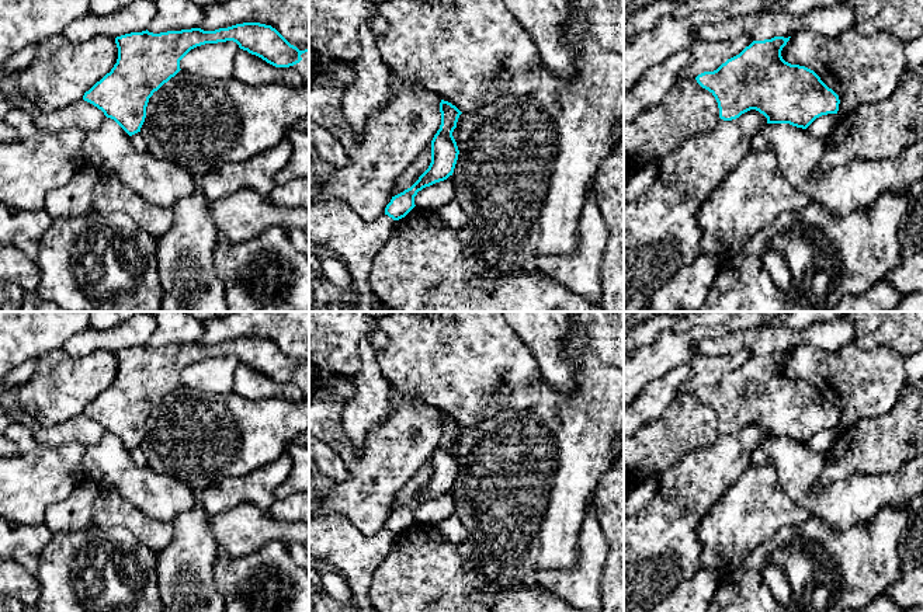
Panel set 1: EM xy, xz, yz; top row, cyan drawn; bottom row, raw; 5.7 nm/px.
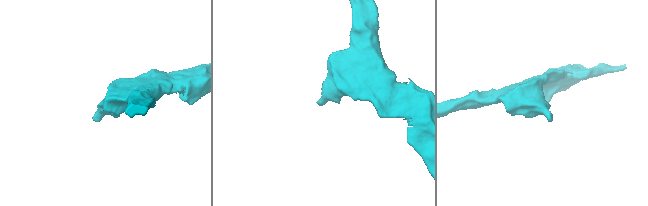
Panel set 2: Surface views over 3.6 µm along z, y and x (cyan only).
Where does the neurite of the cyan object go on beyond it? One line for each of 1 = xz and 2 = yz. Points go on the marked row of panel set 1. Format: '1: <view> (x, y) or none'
1: none
2: none

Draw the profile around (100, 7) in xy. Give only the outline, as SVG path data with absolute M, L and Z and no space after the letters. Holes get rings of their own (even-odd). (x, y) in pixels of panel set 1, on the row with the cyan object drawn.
M87 0L90 13L96 15L111 15L121 8L118 0Z

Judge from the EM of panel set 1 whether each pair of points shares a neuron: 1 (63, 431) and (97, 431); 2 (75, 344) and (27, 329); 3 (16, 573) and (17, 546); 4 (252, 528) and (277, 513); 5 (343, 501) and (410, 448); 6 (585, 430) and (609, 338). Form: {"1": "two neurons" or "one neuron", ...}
{"1": "one neuron", "2": "two neurons", "3": "two neurons", "4": "two neurons", "5": "one neuron", "6": "one neuron"}

